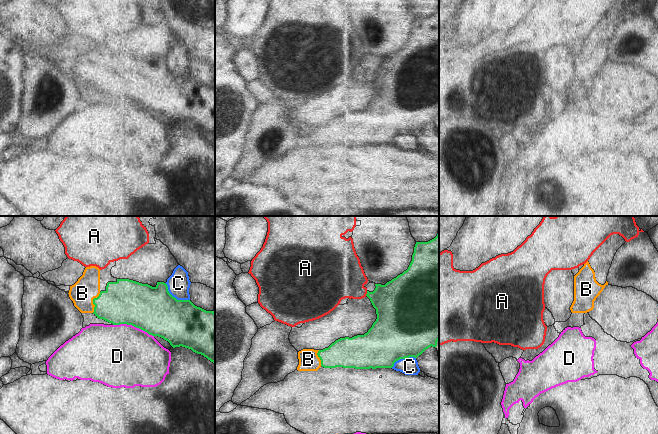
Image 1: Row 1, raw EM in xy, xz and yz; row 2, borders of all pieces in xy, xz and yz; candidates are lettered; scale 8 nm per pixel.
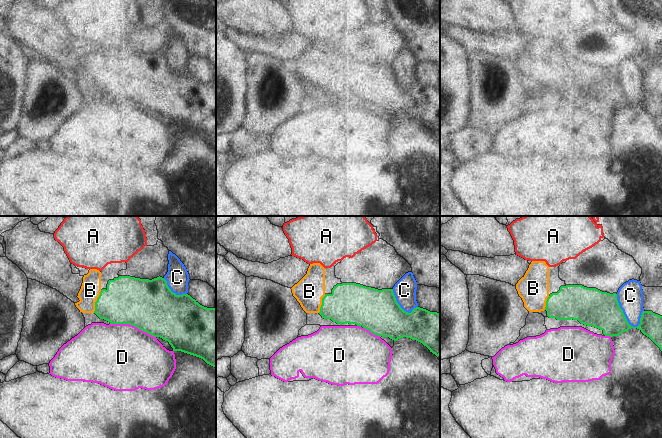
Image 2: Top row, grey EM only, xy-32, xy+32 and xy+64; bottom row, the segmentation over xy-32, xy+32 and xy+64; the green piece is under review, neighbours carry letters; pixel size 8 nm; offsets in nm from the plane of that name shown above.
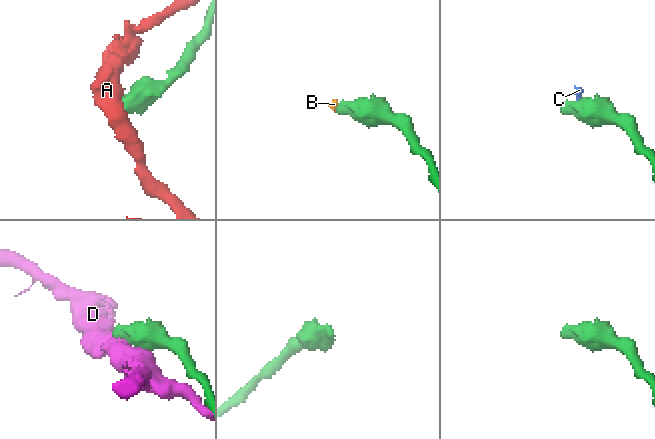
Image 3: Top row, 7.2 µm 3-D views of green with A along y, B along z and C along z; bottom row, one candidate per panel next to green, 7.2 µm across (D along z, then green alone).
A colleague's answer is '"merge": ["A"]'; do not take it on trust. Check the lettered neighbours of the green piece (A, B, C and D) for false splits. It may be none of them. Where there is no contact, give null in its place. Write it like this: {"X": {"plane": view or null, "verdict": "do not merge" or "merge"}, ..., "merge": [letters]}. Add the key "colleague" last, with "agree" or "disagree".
{"A": {"plane": "xz", "verdict": "do not merge"}, "B": {"plane": "xy", "verdict": "merge"}, "C": {"plane": "xy", "verdict": "do not merge"}, "D": {"plane": "xy", "verdict": "do not merge"}, "merge": ["B"], "colleague": "disagree"}

